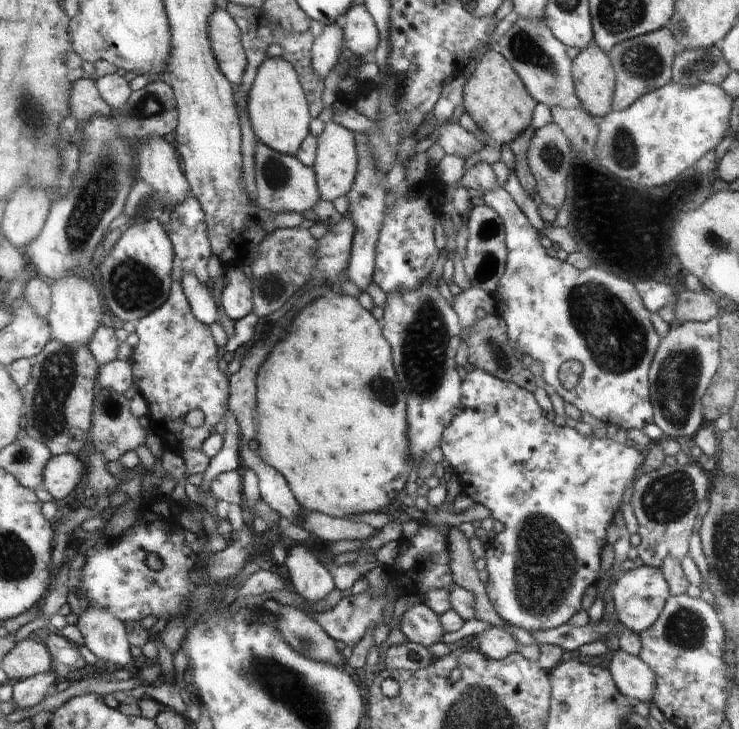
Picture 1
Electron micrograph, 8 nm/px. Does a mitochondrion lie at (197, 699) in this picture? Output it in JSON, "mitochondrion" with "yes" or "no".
{"mitochondrion":"no"}

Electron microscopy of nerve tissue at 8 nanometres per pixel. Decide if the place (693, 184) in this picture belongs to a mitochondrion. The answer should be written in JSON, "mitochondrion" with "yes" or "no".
{"mitochondrion":"no"}

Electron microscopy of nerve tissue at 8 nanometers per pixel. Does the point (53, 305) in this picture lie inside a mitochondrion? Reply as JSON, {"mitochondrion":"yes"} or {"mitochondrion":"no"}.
{"mitochondrion":"no"}

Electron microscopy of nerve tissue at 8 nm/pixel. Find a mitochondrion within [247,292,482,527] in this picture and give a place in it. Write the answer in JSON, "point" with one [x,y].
{"point":[425,343]}

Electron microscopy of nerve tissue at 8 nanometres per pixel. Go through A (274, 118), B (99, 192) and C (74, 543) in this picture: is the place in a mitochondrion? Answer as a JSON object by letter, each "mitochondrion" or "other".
{"A":"other","B":"mitochondrion","C":"other"}

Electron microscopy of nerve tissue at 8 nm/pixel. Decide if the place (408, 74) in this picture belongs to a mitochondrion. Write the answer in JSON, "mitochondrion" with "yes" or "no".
{"mitochondrion":"yes"}

